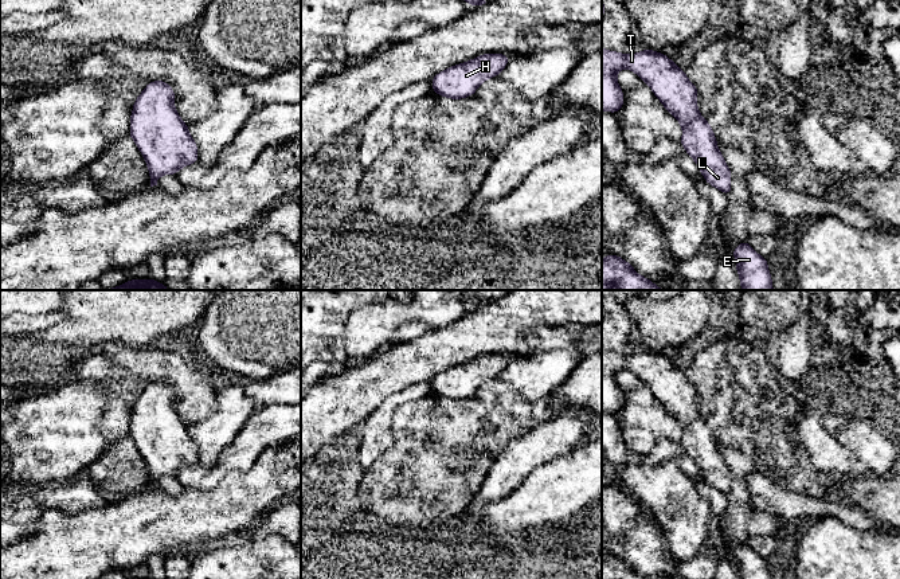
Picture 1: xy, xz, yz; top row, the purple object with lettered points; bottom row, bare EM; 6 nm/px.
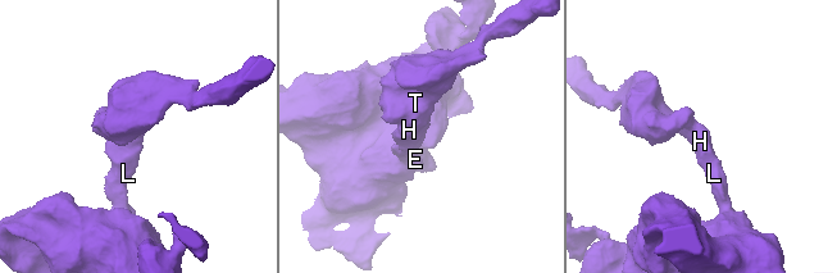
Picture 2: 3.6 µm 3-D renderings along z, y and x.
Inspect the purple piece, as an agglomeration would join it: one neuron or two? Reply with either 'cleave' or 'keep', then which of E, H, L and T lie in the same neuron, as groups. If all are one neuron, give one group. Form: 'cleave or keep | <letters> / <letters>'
keep | E H L T

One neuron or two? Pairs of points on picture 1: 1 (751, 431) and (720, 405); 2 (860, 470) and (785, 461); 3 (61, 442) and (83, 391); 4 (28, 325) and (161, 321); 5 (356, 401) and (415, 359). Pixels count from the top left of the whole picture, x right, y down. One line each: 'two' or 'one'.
1: one
2: two
3: one
4: two
5: one

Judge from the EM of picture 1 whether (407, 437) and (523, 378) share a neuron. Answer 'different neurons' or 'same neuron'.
different neurons

